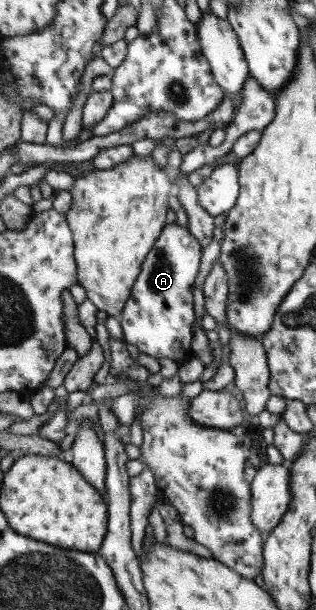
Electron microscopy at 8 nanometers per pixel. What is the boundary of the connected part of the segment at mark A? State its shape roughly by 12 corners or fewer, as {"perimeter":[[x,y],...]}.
{"perimeter":[[177,221],[120,317],[125,343],[186,364],[201,241]]}

